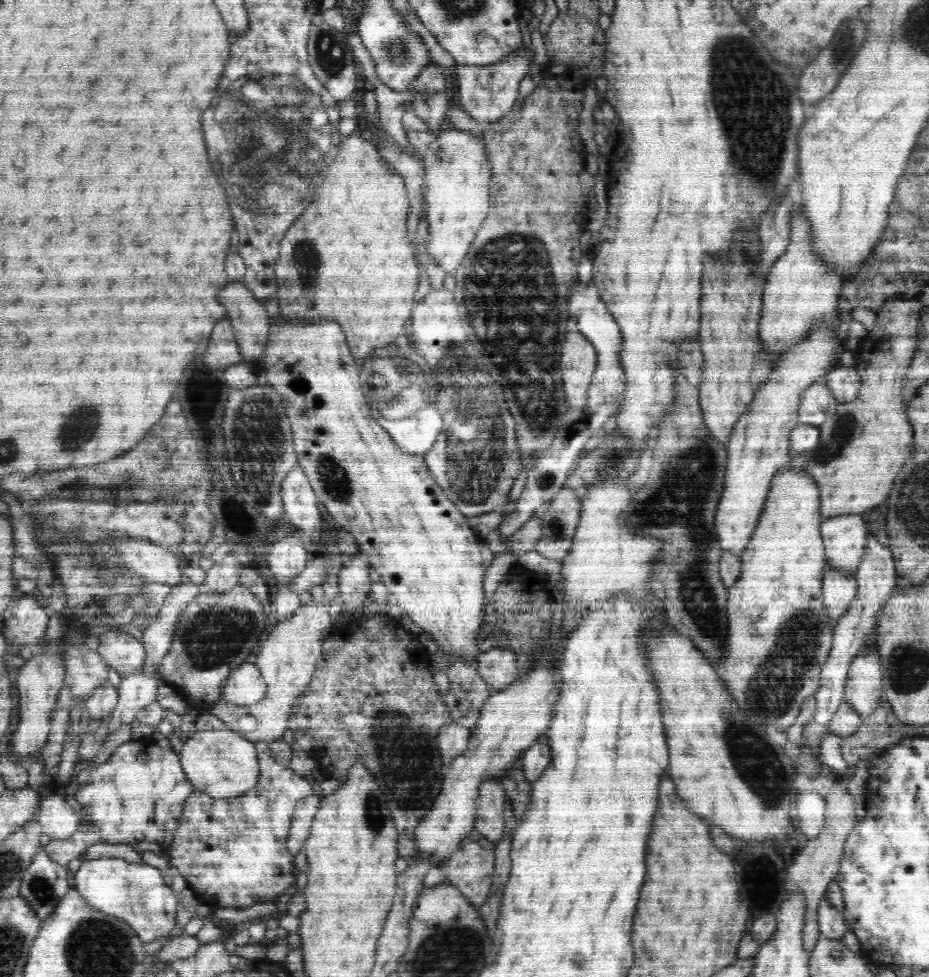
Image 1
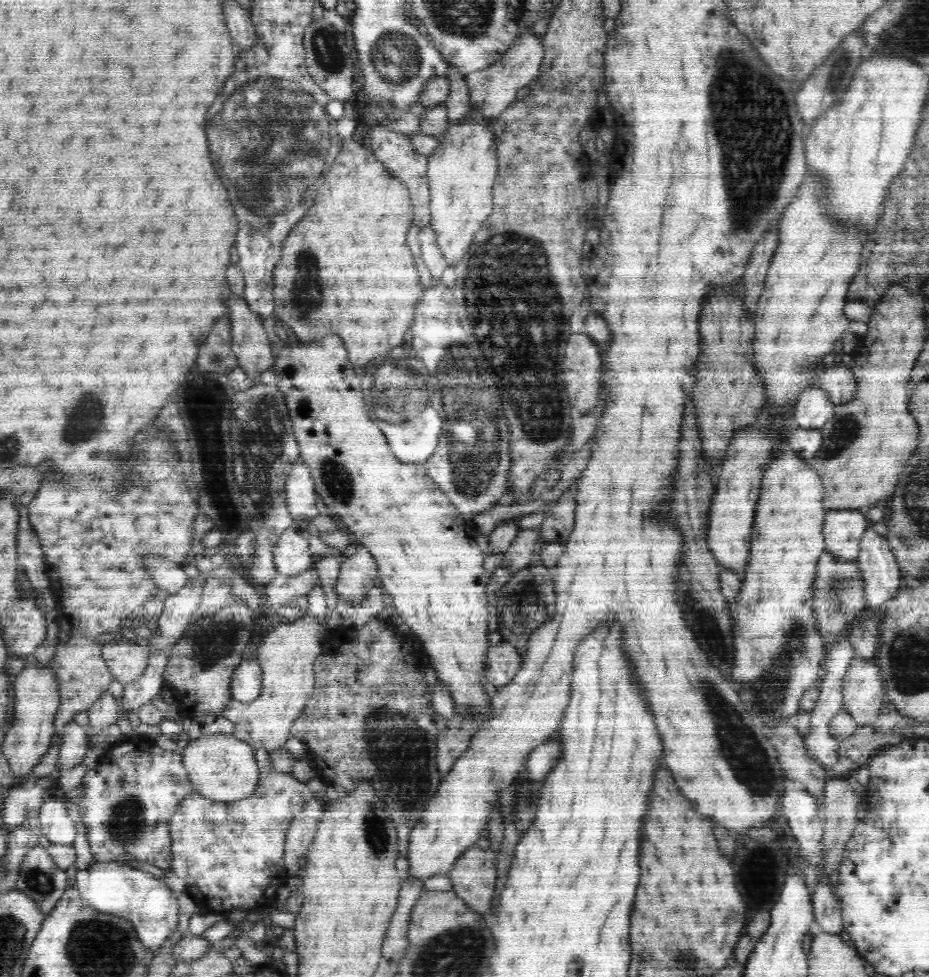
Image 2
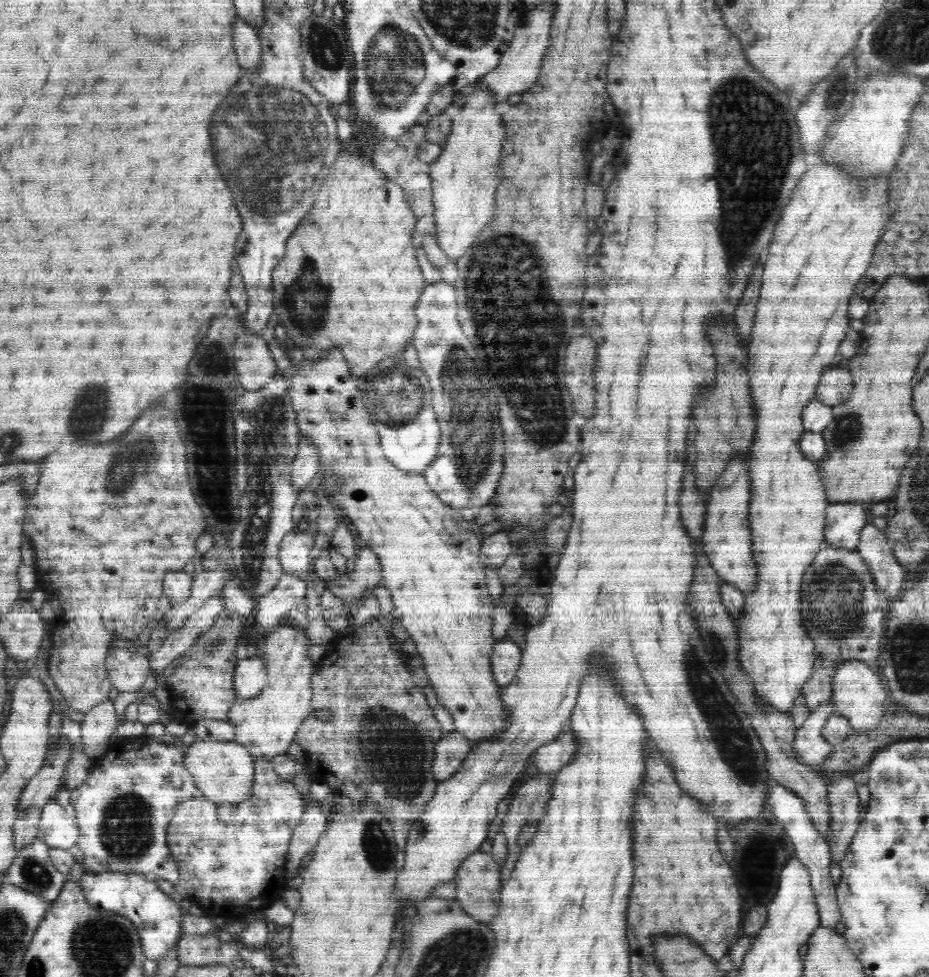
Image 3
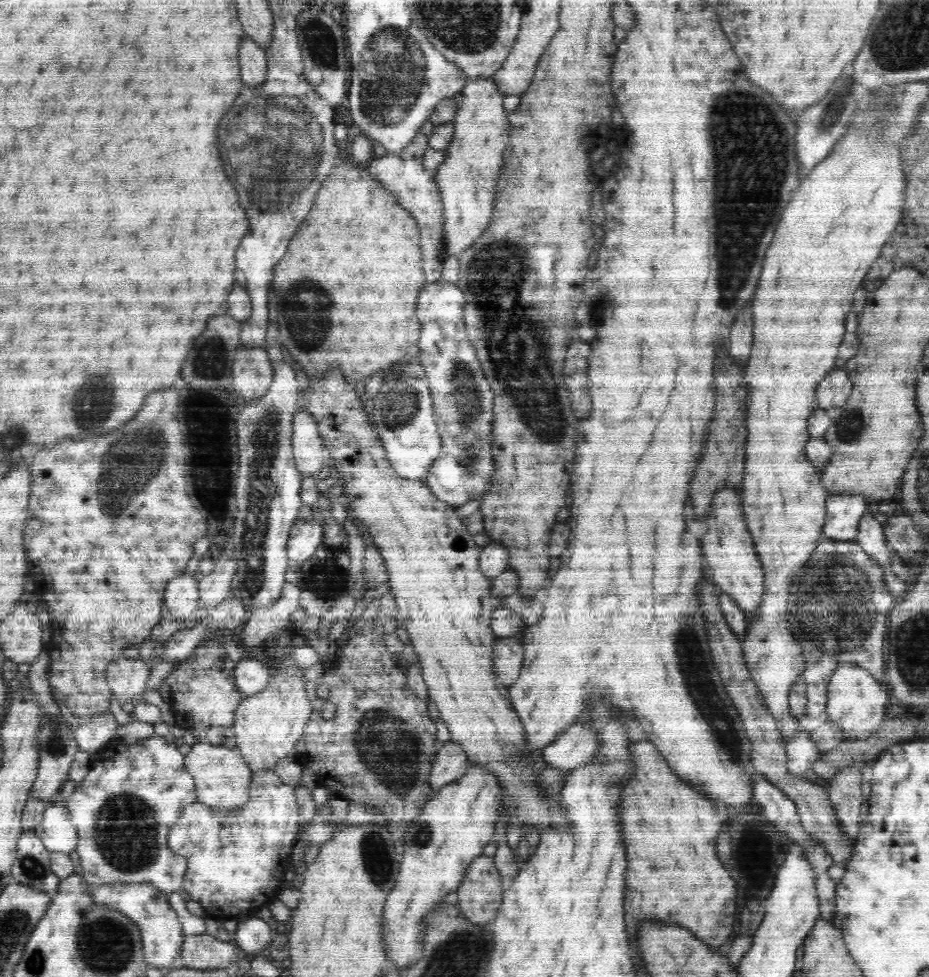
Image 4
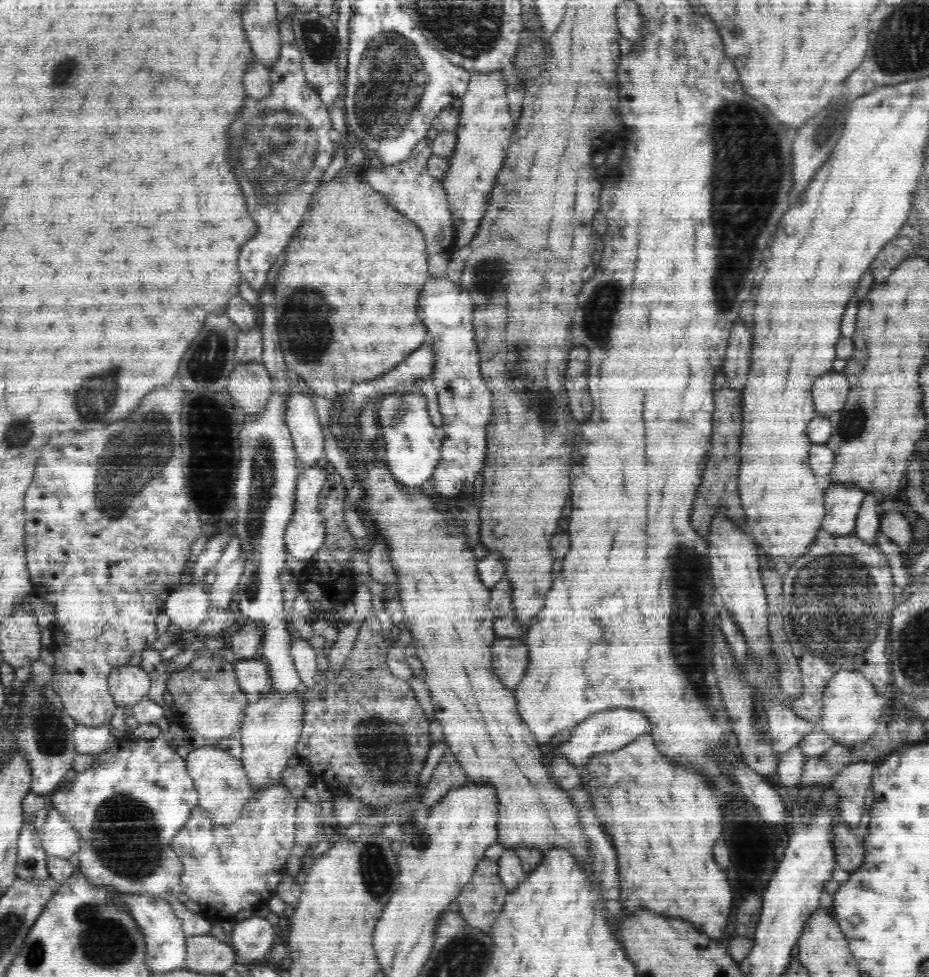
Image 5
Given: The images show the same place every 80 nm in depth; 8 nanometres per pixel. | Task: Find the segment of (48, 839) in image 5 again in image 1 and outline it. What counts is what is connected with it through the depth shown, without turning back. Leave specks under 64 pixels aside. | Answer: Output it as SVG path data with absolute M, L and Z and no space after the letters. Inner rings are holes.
M56 794L41 799L36 820L51 840L70 838L79 826L74 809L66 803L65 797Z

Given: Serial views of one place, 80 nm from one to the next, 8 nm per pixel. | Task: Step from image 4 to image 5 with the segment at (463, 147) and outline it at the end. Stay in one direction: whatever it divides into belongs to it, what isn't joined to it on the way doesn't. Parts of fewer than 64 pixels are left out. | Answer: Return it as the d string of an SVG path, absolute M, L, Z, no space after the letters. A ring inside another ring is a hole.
M504 70L471 75L468 88L462 98L460 122L456 128L456 150L449 157L445 174L444 190L448 193L448 208L452 211L452 232L456 249L462 250L479 231L484 211L490 202L491 190L495 186L500 169L504 166L506 152L515 124L510 115L506 97L508 85Z

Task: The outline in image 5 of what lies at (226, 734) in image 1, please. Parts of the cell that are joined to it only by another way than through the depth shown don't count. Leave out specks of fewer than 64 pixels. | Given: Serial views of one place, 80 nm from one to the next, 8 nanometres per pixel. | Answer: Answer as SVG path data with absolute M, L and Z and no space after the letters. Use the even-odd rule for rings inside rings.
M206 743L203 747L190 751L185 763L199 796L199 806L209 814L211 820L218 825L230 825L230 822L240 818L244 805L254 792L241 759L216 745Z

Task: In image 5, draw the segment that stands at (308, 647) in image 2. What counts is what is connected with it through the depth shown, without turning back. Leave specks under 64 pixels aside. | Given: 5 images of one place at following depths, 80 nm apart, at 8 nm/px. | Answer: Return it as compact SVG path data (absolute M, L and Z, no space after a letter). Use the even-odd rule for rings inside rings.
M296 691L288 692L288 696L283 693L266 694L266 698L259 698L256 704L248 704L244 708L244 718L240 722L240 732L238 735L242 741L242 756L240 757L247 772L248 780L251 781L251 788L258 790L265 788L268 784L276 784L281 780L284 768L288 766L288 760L296 754L296 745L300 740L300 731L303 728L304 704L298 698Z

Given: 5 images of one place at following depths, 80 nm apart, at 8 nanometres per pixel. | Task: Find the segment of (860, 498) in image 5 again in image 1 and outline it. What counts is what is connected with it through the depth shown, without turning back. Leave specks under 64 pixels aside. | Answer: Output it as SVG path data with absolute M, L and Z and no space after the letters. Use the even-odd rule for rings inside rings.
M836 516L824 519L820 534L825 548L826 562L832 571L854 574L865 551L868 524L860 516Z

